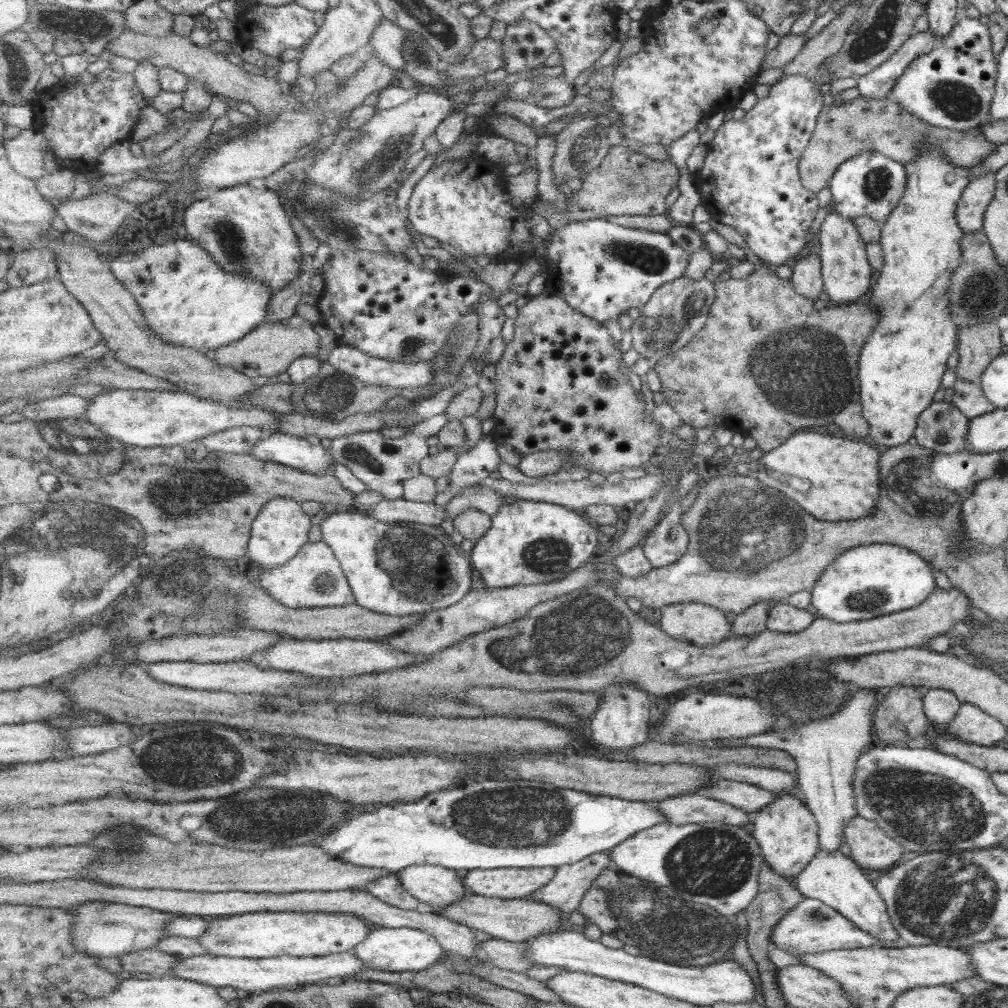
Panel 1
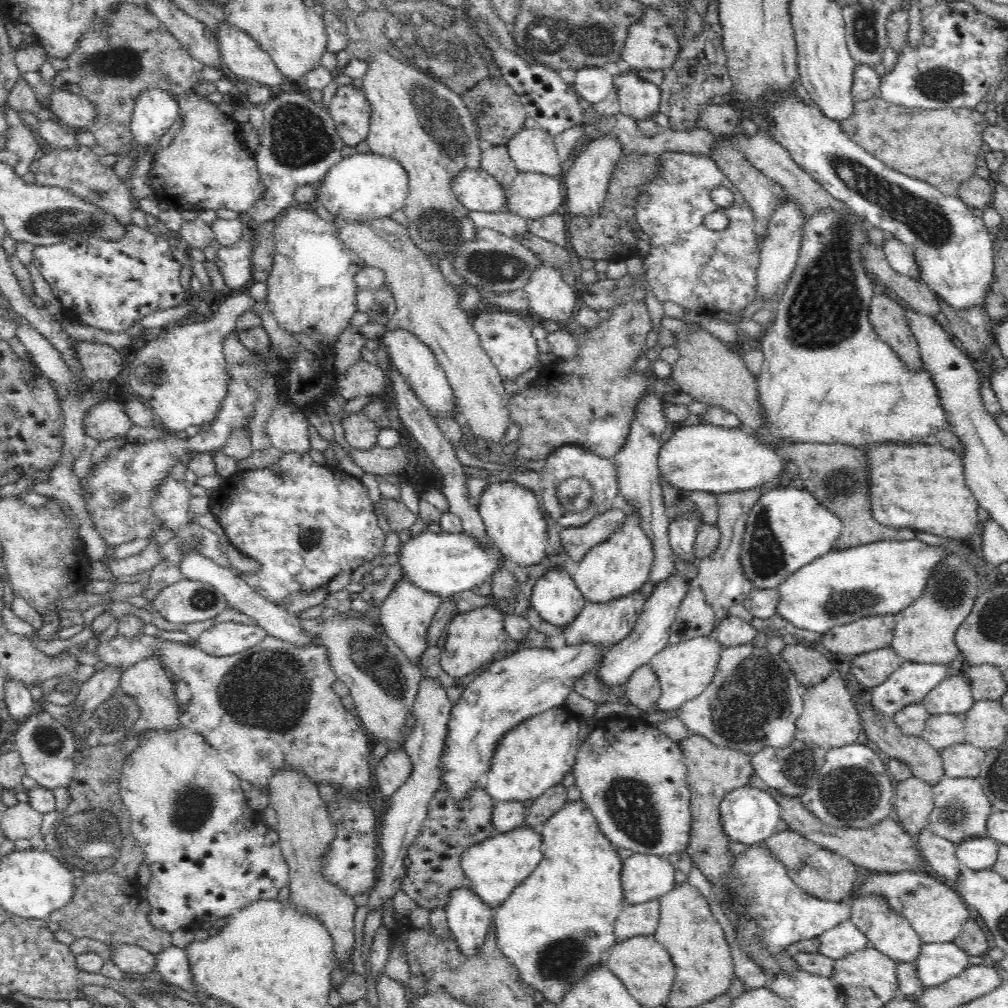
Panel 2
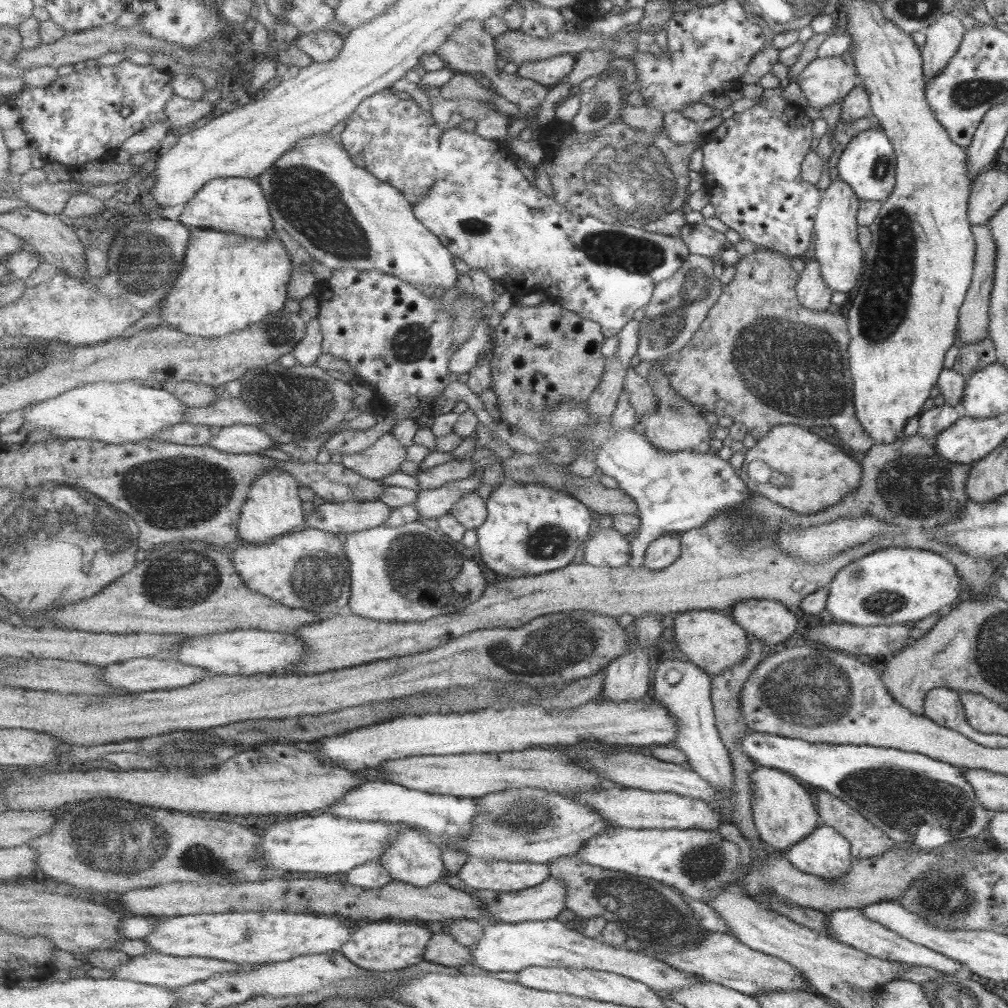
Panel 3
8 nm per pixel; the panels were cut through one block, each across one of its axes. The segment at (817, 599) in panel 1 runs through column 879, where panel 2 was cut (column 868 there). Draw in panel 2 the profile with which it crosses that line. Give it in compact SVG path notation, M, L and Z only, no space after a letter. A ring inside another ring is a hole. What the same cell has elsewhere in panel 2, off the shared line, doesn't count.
M884 540L874 544L832 550L798 568L778 586L776 614L795 627L824 634L831 628L866 618L896 614L909 608L926 590L934 568L946 562L954 544L928 546L918 540Z

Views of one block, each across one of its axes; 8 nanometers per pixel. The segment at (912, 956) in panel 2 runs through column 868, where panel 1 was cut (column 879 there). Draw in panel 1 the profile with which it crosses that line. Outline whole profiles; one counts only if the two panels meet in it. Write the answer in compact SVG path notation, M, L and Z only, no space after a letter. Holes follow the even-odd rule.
M818 848L816 856L802 869L793 884L806 898L822 901L845 916L856 928L868 932L870 936L882 941L883 947L900 947L903 945L894 930L888 916L885 902L880 893L865 876L862 868L851 857L836 850L832 853Z

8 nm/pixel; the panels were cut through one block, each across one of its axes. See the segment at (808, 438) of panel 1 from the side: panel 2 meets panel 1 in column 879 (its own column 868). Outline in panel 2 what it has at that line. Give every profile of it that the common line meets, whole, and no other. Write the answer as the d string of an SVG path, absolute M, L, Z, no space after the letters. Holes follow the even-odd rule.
M932 441L928 444L877 444L867 452L870 452L869 500L878 523L897 529L934 532L953 542L976 530L979 504L966 484L964 464L956 451Z

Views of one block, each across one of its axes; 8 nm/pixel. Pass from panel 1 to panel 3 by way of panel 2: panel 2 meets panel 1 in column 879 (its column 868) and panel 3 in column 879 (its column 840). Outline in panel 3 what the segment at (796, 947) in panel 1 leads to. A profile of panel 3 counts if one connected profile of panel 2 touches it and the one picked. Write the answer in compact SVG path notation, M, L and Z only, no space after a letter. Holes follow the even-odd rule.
M838 909L829 912L827 915L827 930L829 930L832 939L844 945L849 945L861 952L866 952L870 956L878 957L884 960L891 960L899 963L906 963L908 966L930 967L943 972L944 974L954 974L962 965L962 962L952 960L950 957L925 948L920 944L914 944L902 936L898 936L886 926L875 923L867 919L860 909Z

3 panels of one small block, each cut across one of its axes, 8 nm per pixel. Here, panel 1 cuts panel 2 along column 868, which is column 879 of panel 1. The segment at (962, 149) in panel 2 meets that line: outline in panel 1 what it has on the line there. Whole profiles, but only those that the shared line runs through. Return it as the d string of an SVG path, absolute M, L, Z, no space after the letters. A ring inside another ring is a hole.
M862 96L840 103L839 106L823 105L817 118L814 134L810 137L799 160L799 175L804 188L816 194L829 186L832 175L839 164L846 162L859 152L880 152L900 164L908 164L917 158L923 142L929 142L943 150L945 158L954 166L971 168L978 165L997 147L981 133L980 128L970 132L954 132L936 128L904 110L898 103L886 99L867 99Z

